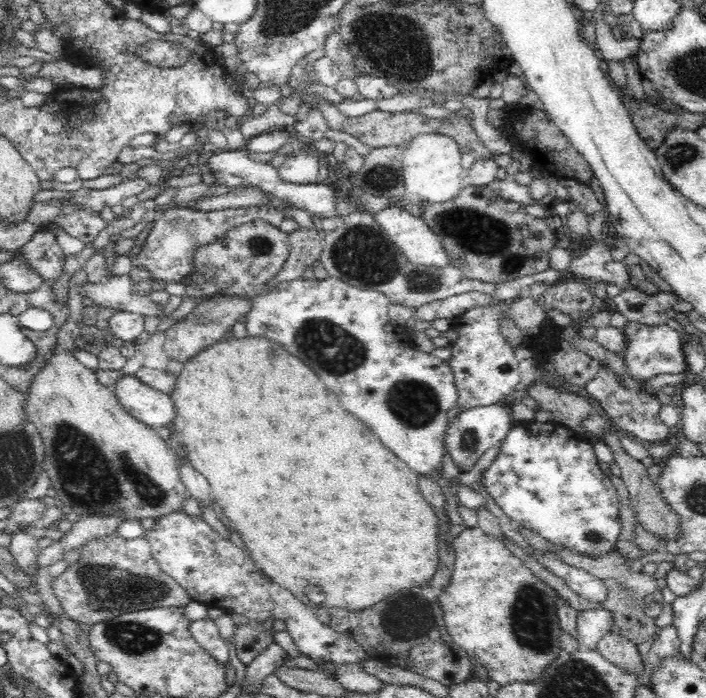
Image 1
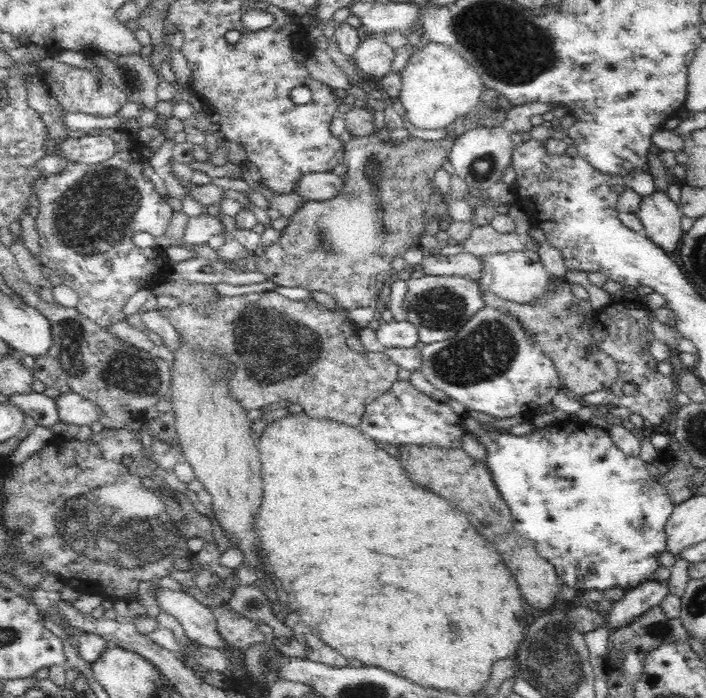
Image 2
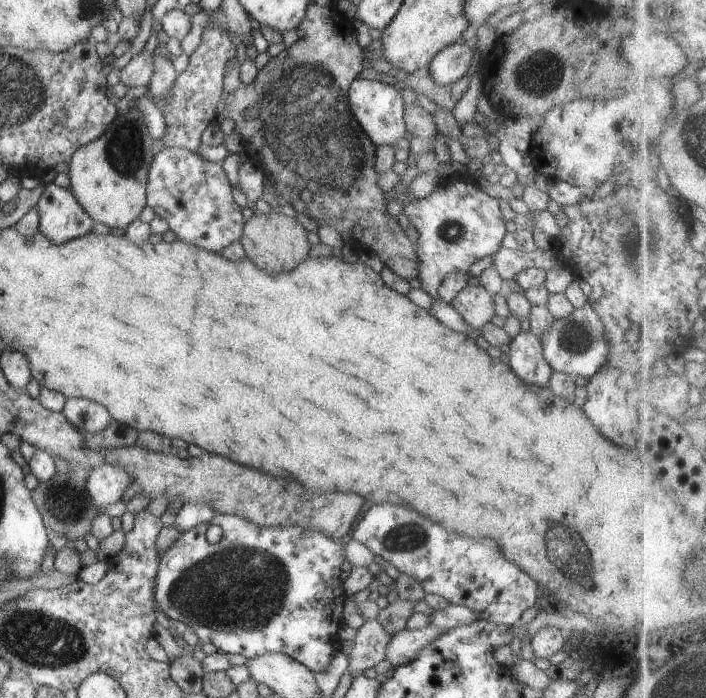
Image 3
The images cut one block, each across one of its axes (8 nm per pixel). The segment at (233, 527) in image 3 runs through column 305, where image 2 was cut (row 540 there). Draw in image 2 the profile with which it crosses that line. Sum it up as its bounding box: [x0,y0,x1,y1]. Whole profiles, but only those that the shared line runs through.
[460,409,675,594]

